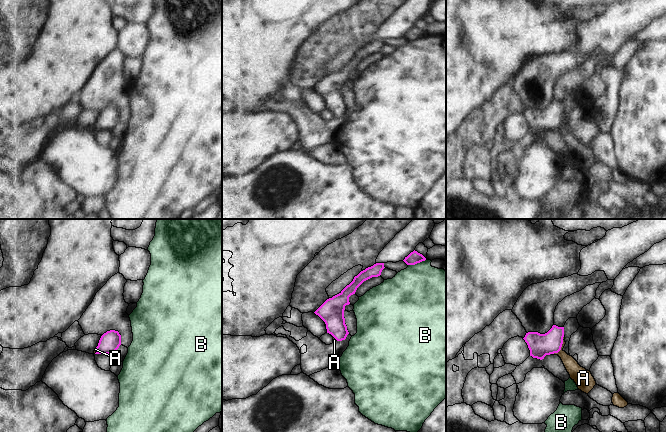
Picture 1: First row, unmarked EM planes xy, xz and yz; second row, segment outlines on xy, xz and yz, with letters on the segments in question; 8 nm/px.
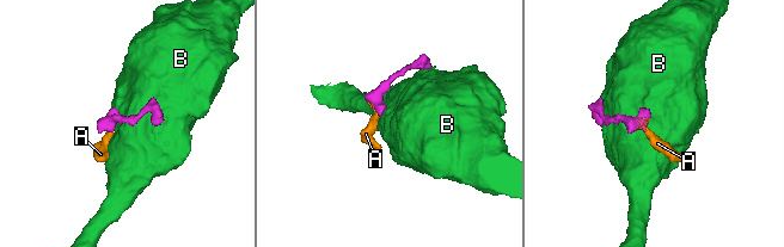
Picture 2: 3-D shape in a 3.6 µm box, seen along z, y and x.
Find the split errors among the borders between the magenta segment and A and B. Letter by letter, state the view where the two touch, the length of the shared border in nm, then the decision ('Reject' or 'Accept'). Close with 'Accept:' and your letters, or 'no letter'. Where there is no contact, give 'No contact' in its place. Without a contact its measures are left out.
A: Touches magenta in yz. Shared border 180 nm. Accept
B: Touches magenta in xz. Shared border 150 nm. Reject
Accept: A

